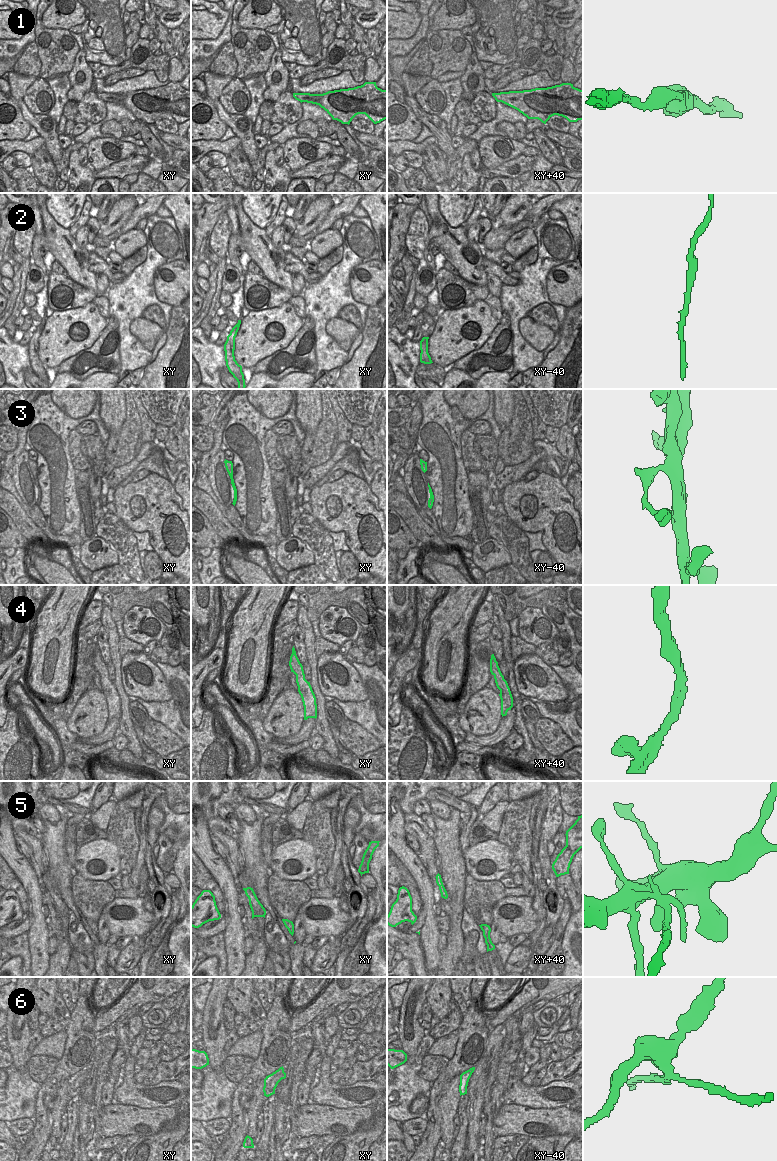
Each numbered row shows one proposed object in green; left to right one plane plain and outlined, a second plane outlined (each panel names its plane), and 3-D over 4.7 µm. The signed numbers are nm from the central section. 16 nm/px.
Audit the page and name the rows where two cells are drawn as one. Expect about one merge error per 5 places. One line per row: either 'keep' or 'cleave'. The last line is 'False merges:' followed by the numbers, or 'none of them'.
1: keep
2: keep
3: keep
4: keep
5: cleave
6: cleave
False merges: 5, 6

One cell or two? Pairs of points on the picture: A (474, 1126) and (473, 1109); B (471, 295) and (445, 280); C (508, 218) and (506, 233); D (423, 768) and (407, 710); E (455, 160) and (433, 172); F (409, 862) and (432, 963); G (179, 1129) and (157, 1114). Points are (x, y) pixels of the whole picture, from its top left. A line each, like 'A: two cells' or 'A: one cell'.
A: one cell
B: one cell
C: two cells
D: one cell
E: two cells
F: one cell
G: two cells

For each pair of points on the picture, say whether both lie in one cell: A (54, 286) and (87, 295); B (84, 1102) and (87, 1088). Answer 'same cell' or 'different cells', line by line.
A: same cell
B: same cell

